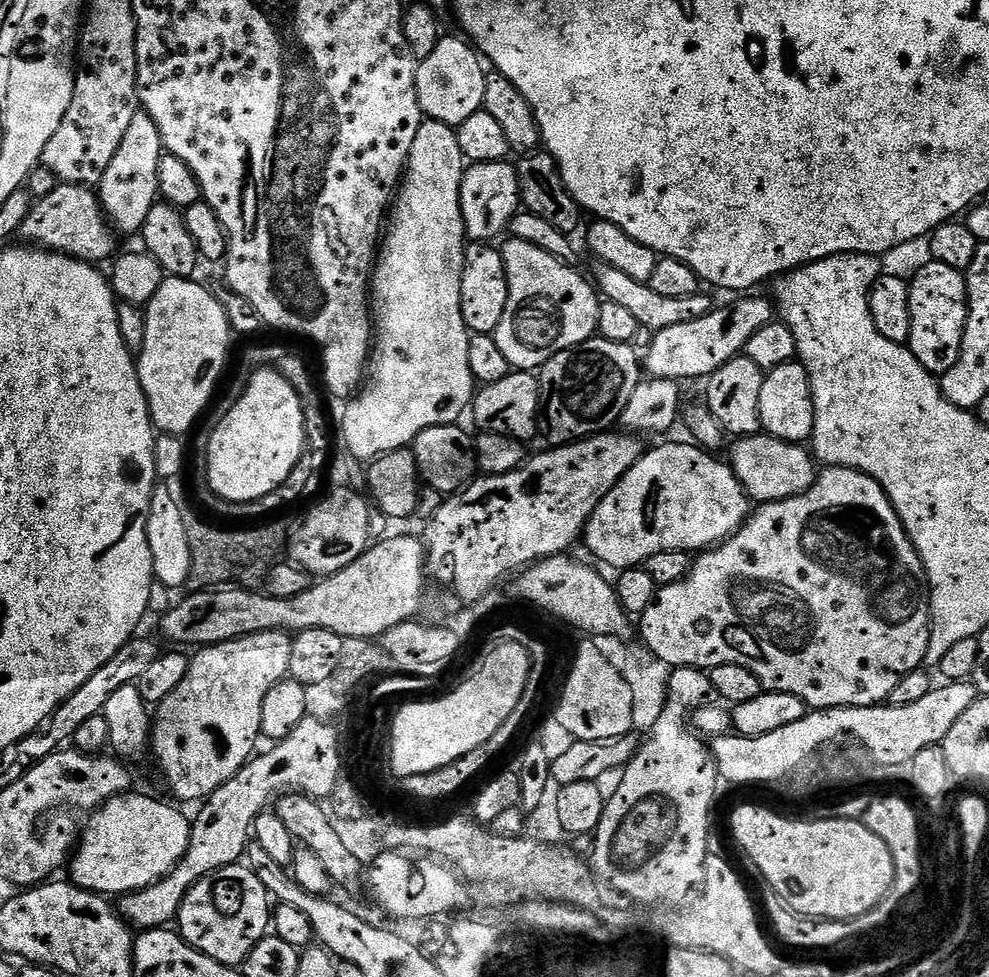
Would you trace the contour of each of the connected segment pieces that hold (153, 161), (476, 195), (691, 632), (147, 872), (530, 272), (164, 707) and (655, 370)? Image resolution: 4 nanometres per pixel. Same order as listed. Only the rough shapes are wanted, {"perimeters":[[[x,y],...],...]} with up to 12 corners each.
{"perimeters":[[[143,110],[98,185],[117,233],[158,203],[164,143]],[[469,163],[464,234],[496,242],[521,211],[516,164]],[[825,467],[661,587],[661,665],[870,708],[928,659],[928,575]],[[121,794],[88,817],[71,883],[108,898],[164,879],[189,817]],[[509,239],[494,333],[516,370],[593,339],[598,292]],[[292,636],[201,647],[151,721],[177,801],[252,759]],[[741,295],[651,337],[647,375],[703,381],[774,320]]]}

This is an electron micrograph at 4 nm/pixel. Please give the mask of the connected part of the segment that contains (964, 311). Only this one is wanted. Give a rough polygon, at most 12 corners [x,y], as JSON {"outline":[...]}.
{"outline":[[932,260],[911,277],[906,347],[933,374],[960,357],[965,273]]}

